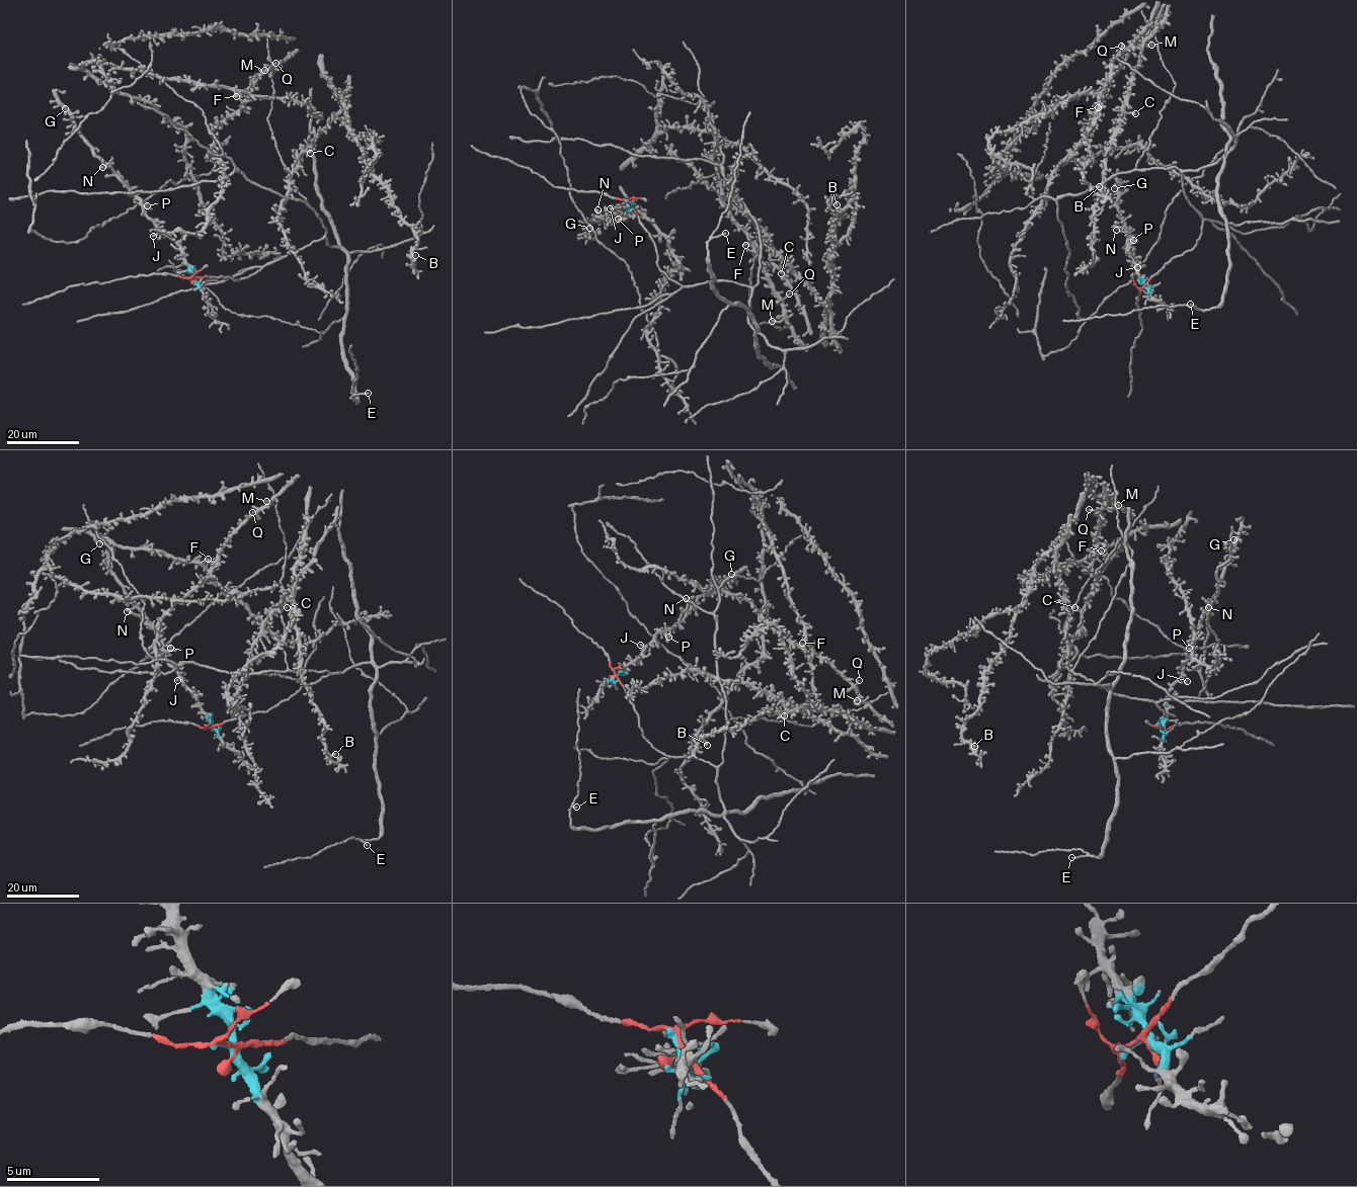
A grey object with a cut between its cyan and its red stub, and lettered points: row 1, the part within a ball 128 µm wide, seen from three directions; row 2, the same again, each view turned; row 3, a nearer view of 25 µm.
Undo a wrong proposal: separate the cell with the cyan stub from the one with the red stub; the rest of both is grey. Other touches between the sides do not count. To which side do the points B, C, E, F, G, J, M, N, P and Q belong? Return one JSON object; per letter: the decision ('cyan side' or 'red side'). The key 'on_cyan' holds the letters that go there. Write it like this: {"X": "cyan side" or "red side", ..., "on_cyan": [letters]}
{"B": "red side", "C": "red side", "E": "red side", "F": "red side", "G": "cyan side", "J": "cyan side", "M": "red side", "N": "cyan side", "P": "cyan side", "Q": "red side", "on_cyan": ["G", "J", "N", "P"]}

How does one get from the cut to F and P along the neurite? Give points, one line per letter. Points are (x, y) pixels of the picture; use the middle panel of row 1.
F: (627, 202), (669, 279), (752, 286), (759, 227), (726, 186), (722, 154), (712, 161), (720, 197), (744, 245)
P: (627, 202), (630, 208), (614, 208), (618, 219)

